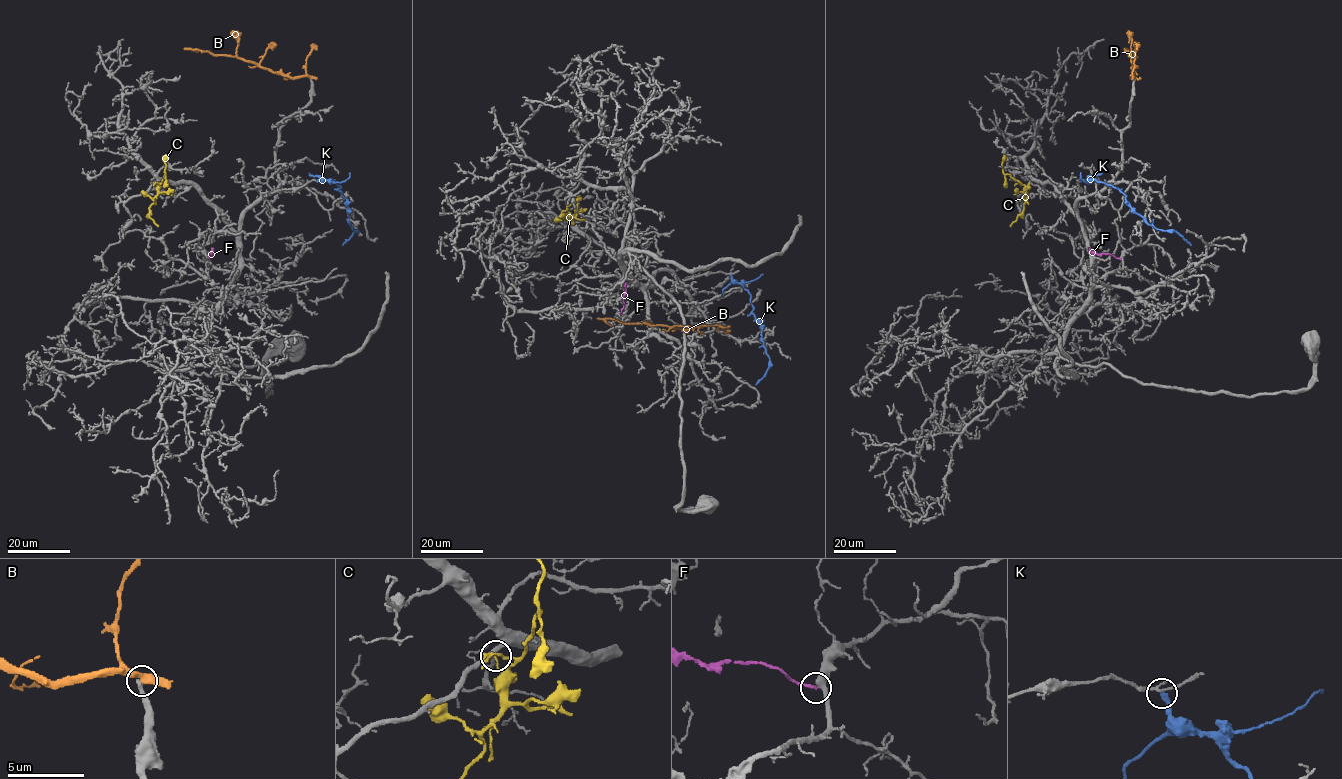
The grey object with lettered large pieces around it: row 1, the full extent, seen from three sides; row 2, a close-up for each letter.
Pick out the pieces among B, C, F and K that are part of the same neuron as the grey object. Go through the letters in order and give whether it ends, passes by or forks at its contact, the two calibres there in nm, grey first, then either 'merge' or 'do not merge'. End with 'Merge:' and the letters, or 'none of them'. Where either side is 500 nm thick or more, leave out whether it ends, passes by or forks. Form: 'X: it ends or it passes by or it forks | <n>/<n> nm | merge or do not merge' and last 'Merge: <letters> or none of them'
B: it passes by | 400/400 nm | do not merge
C: it ends | 260/120 nm | do not merge
F: it ends | 440/180 nm | do not merge
K: it ends | 180/320 nm | do not merge
Merge: none of them

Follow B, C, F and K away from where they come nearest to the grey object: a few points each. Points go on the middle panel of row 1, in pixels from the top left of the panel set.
B: (724, 327), (672, 327), (606, 318), (611, 326)
C: (569, 223), (570, 218), (563, 218), (562, 212), (571, 204)
F: (621, 314), (624, 283)
K: (730, 275), (750, 295), (752, 313), (759, 320), (761, 340), (770, 359), (766, 374), (756, 384)

